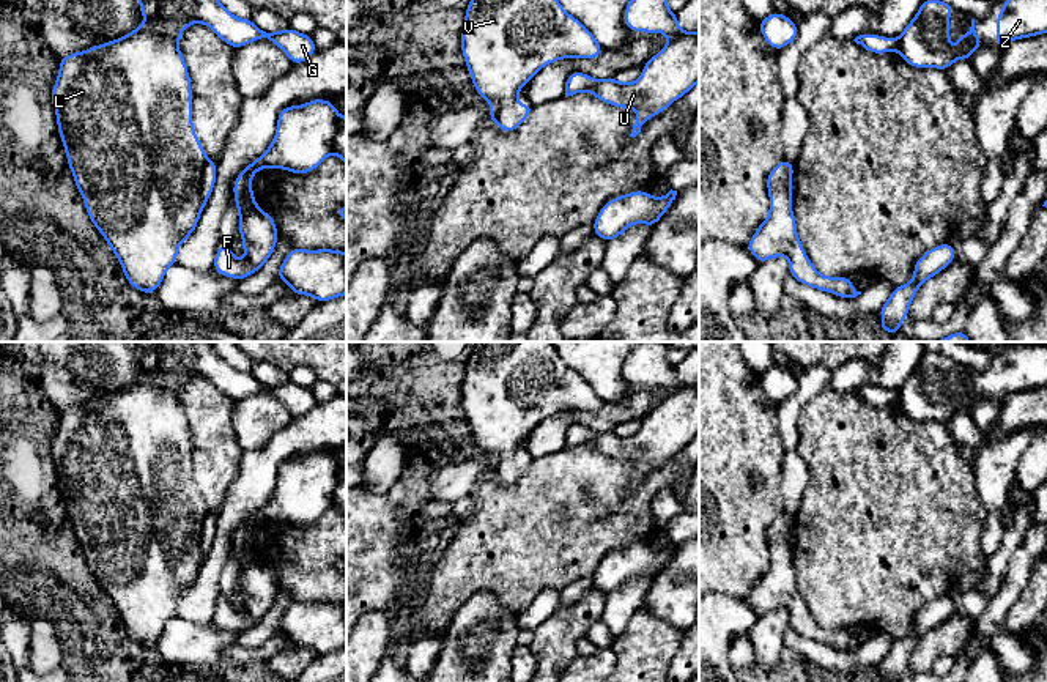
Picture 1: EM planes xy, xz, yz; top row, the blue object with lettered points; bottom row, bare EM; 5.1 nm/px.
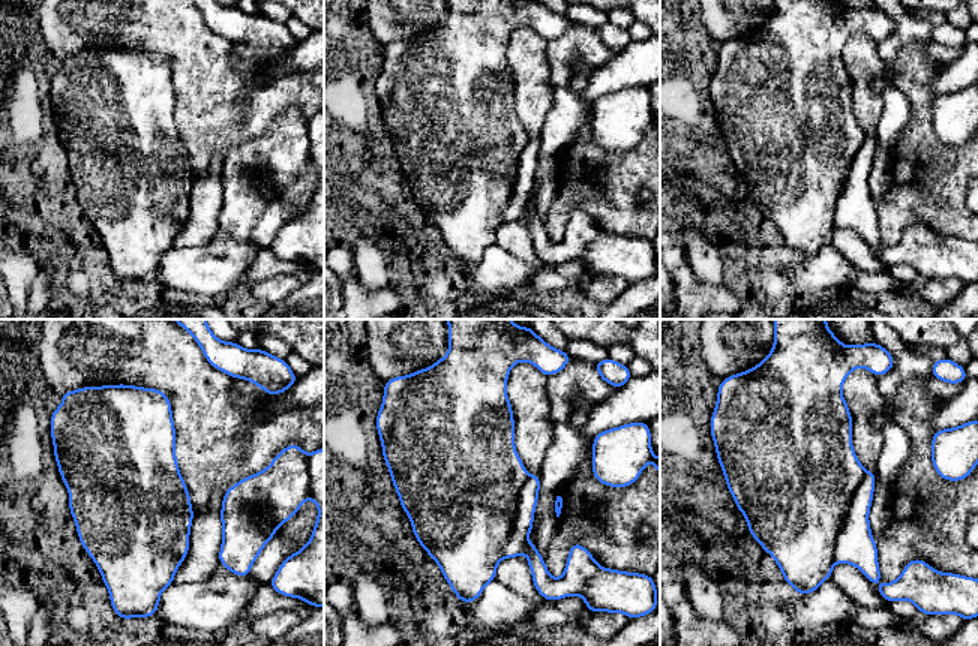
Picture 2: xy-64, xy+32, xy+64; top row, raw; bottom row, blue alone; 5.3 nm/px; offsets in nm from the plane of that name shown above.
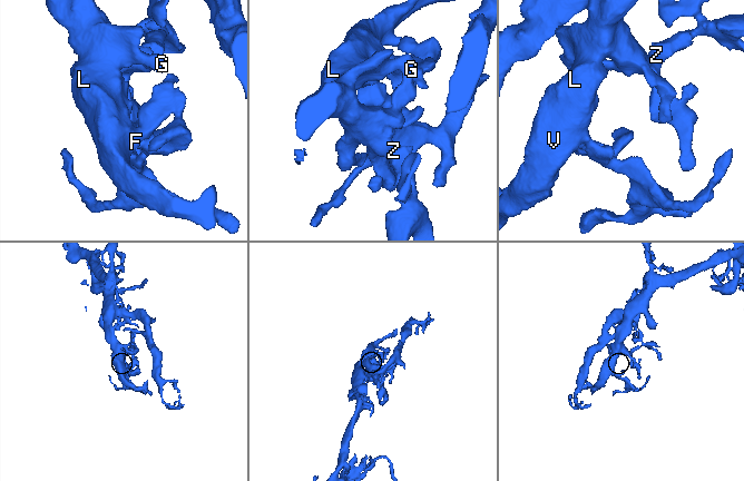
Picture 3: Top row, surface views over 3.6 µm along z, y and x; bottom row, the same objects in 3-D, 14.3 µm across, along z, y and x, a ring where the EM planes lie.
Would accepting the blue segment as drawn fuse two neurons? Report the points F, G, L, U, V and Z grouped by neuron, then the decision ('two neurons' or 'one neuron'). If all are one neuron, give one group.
F G L U V Z; one neuron

